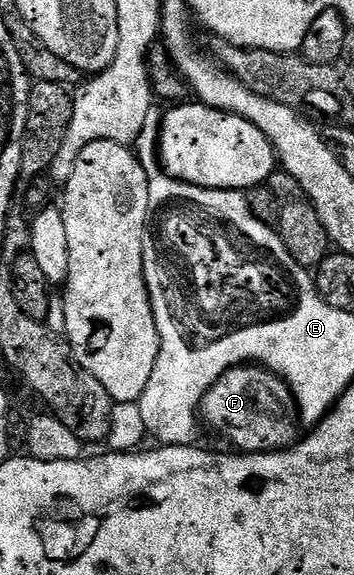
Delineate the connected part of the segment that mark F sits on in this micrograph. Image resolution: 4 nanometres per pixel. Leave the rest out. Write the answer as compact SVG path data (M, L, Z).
M240 365L226 368L220 374L218 381L212 385L201 404L201 419L207 423L223 439L232 443L234 450L239 453L254 453L257 451L283 451L294 447L301 435L301 424L297 418L295 400L287 383L280 375L273 374L266 367L258 365Z

